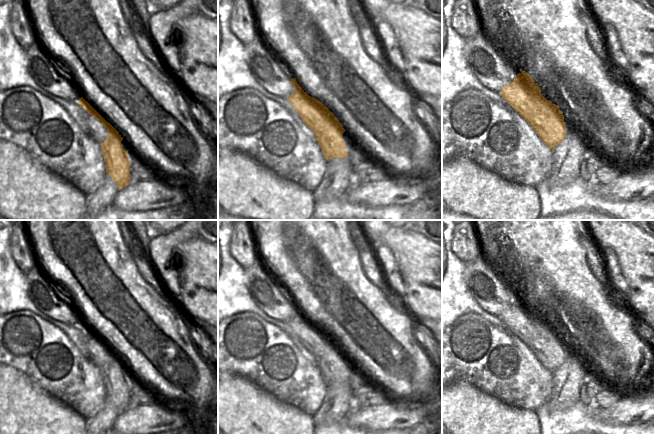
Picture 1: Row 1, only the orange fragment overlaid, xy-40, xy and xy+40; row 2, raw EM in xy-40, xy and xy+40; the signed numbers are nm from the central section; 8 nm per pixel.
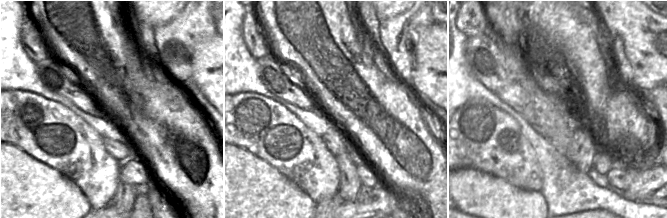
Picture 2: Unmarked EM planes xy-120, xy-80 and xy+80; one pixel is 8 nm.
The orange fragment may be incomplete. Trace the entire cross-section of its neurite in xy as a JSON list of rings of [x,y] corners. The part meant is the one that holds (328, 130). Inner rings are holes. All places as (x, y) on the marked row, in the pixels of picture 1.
[[[295,78],[290,83],[295,92],[286,99],[306,126],[314,131],[325,159],[347,158],[348,151],[342,139],[345,129],[337,117],[322,102],[309,96]]]

